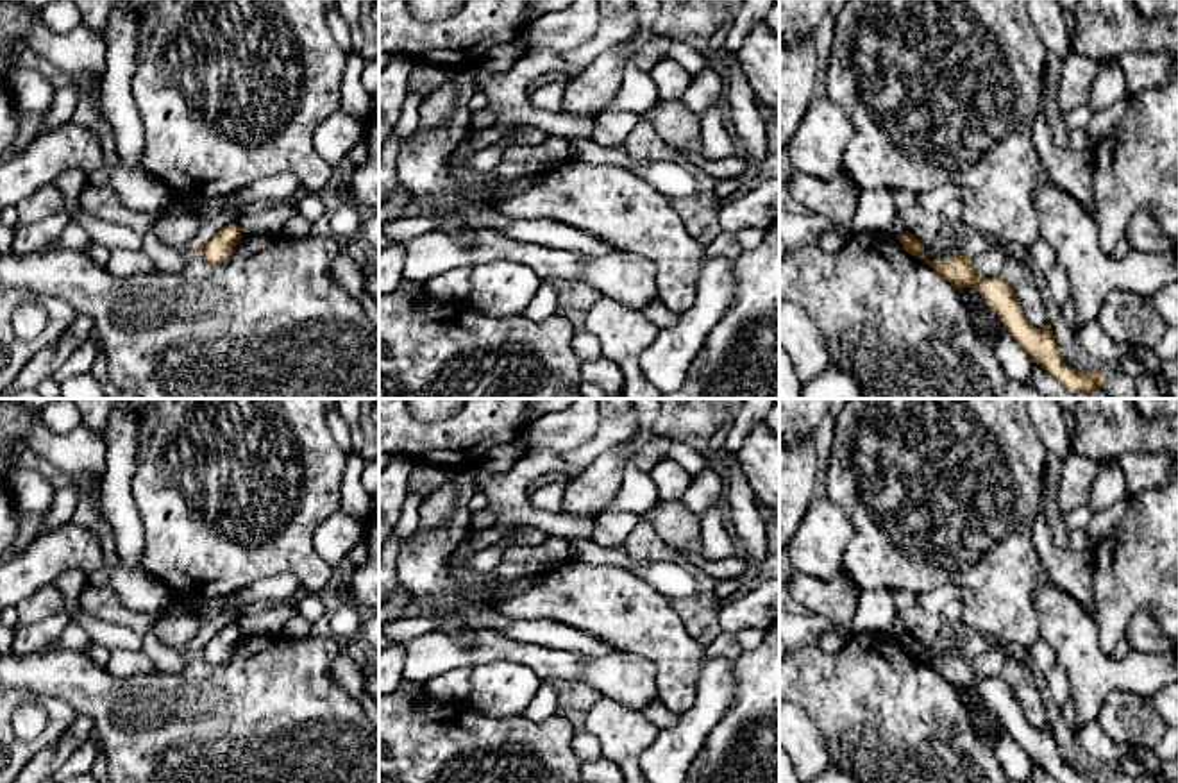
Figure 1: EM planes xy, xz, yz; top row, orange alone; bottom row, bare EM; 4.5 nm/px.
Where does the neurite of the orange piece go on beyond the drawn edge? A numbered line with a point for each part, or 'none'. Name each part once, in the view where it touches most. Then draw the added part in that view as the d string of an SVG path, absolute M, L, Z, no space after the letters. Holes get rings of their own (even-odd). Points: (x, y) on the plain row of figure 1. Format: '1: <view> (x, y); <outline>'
none

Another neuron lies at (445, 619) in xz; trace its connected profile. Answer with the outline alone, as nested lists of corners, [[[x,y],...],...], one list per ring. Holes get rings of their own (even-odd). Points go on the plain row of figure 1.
[[[434,610],[425,617],[434,620],[442,629],[467,627],[467,617],[459,611]]]

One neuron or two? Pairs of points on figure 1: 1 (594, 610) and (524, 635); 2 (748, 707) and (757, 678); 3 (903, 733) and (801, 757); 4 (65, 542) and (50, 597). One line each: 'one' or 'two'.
1: two
2: one
3: two
4: two

